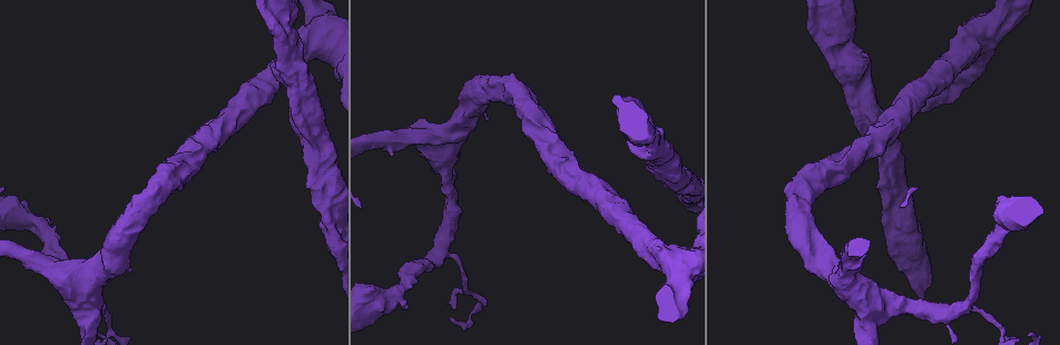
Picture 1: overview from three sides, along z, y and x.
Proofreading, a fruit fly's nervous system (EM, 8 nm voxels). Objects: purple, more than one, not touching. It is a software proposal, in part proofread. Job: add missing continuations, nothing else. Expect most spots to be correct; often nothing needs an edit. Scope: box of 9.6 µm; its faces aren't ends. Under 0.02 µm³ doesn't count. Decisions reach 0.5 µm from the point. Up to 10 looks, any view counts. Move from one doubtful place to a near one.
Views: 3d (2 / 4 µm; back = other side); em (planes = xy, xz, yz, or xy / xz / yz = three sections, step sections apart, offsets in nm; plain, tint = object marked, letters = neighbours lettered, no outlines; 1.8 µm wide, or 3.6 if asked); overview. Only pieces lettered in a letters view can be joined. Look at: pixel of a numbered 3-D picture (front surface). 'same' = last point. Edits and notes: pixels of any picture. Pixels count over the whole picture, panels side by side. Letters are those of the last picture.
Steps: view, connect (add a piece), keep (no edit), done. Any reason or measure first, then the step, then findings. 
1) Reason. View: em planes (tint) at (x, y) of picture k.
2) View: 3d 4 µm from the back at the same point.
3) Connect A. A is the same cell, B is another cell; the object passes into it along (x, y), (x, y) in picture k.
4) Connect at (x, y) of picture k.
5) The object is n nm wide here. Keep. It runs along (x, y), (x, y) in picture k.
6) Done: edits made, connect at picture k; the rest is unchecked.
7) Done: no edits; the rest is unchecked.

An open end. View: em xy step 8 (letters) at (809, 31) of picture 1.

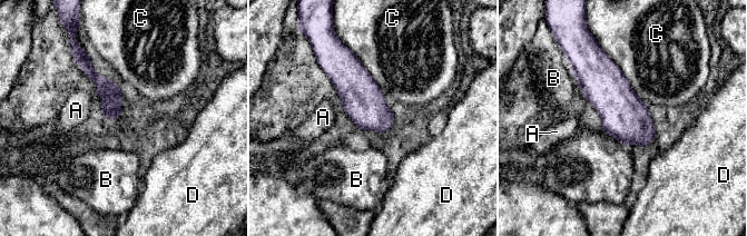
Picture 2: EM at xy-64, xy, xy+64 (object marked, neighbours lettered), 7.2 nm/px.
Keep. A, B, C and D are other cells; none of them fits.

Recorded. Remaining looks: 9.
Branch stops here. View: 3d 4 µm at (305, 185) of picture 1.

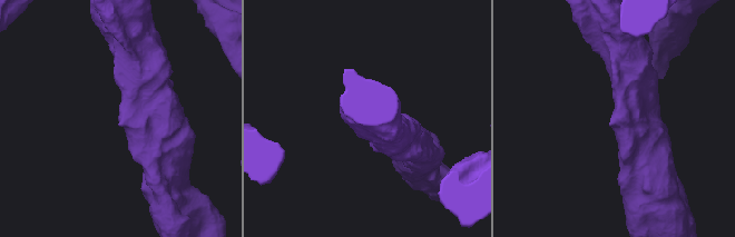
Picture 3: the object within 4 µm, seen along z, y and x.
View: em planes (letters) at (121, 121) of picture 3.

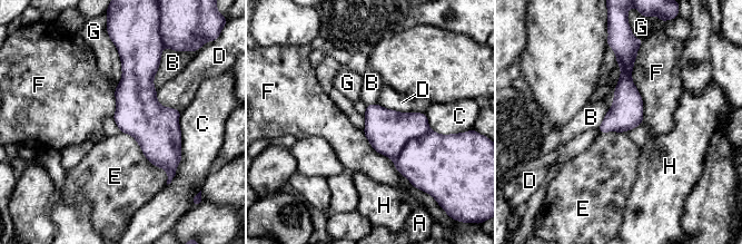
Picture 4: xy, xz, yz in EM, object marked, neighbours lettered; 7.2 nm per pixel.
Keep. A, B, C, D, E, F, G and H are other cells; a border runs along (121, 132), (166, 172), (167, 184) in picture 4; none of them fits.

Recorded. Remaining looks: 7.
An open end. View: em yz step 4 (letters) at (1031, 334) of picture 1.

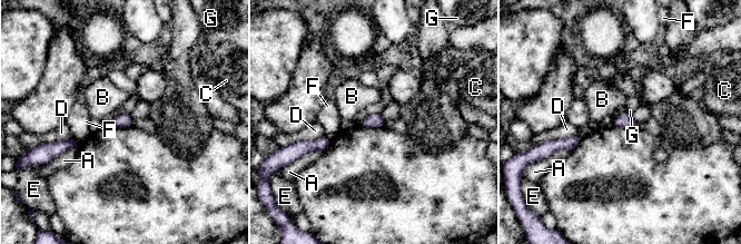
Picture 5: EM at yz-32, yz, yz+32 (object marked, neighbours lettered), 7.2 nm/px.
The object is 100 nm wide here. Keep. A, B, C, D, E, F and G are other cells; a border runs along (132, 119), (130, 125) in picture 5; no lettered piece goes on from it.

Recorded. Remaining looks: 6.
Thick end. View: em 3.6 µm planes (tint) at (456, 172) of picture 1.

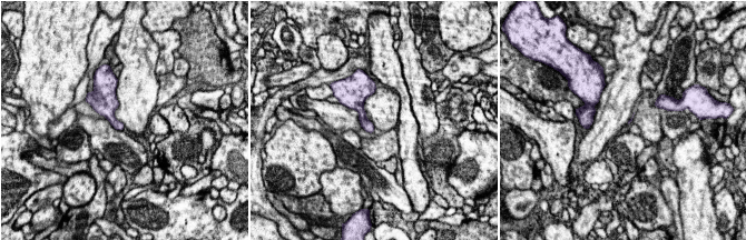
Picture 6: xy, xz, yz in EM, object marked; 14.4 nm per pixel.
What lies round it. View: em 3.6 µm planes (letters) at the same point.

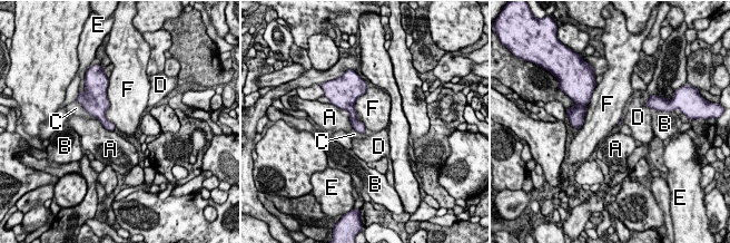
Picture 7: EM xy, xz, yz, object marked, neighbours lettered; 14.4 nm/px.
Keep. A, B, C, D, E and F are other cells; none of them fits.

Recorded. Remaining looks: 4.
Done: no edits; the rest is unchecked.

